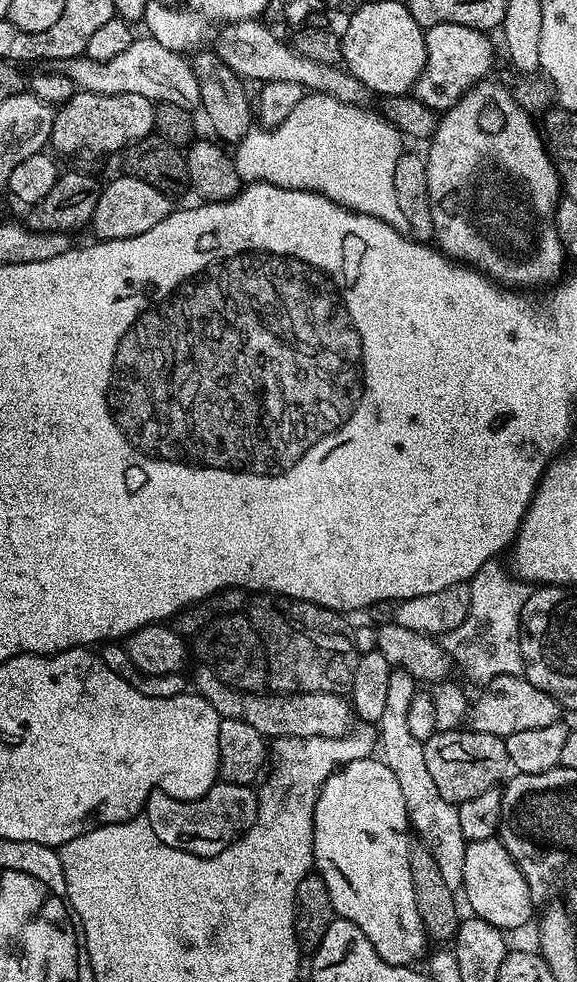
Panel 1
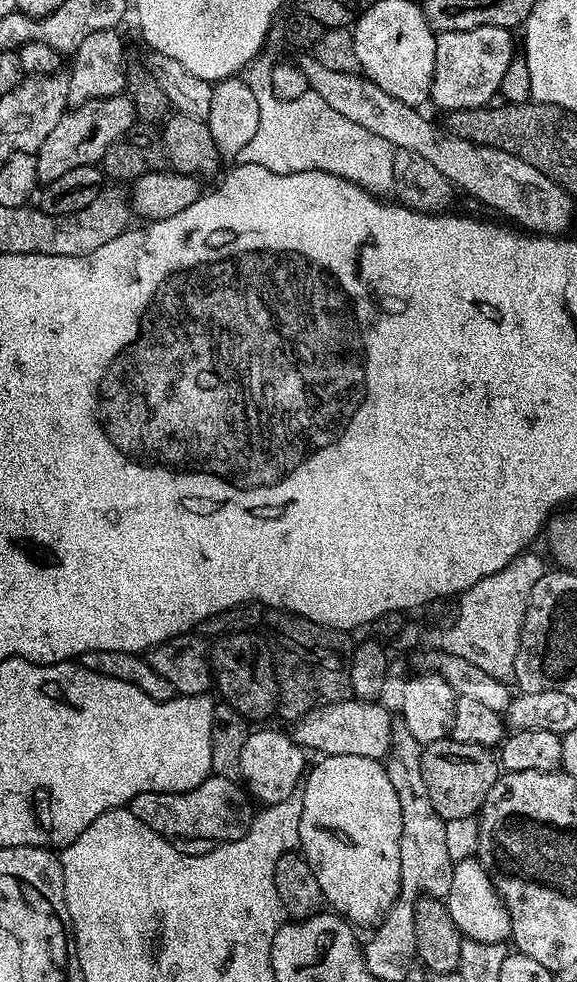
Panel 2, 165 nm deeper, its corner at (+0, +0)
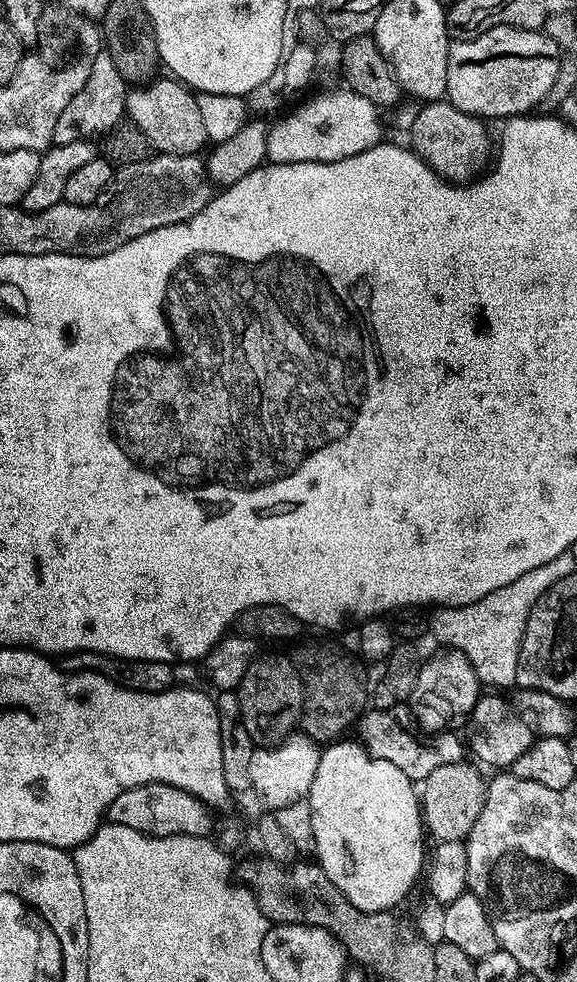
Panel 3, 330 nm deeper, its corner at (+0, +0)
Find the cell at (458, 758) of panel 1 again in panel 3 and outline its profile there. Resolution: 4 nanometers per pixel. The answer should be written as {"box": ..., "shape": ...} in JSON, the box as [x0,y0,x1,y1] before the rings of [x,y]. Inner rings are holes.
{"box":[418,762,486,841],"shape":[[[468,762],[438,766],[419,785],[418,799],[420,801],[420,819],[424,822],[427,835],[433,841],[459,840],[468,835],[474,818],[484,801],[486,787],[485,777],[480,777]],[[433,836],[433,837],[432,837]]]}

